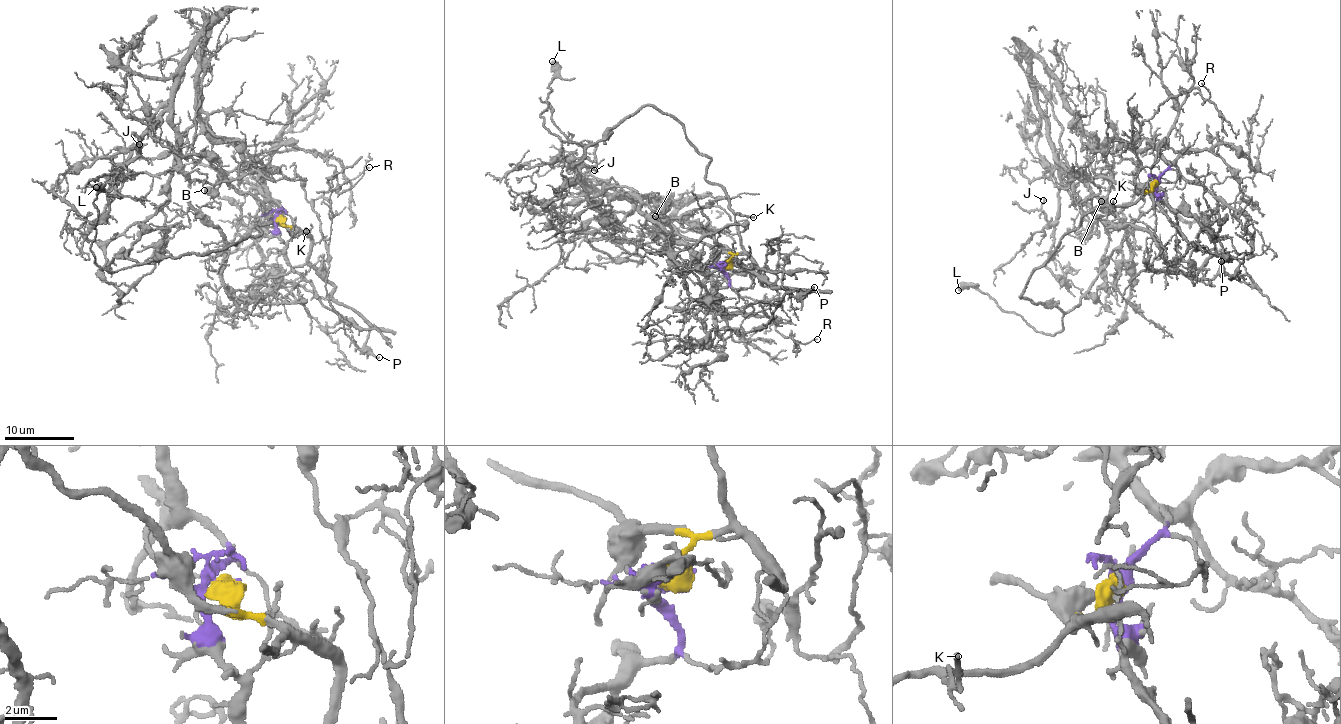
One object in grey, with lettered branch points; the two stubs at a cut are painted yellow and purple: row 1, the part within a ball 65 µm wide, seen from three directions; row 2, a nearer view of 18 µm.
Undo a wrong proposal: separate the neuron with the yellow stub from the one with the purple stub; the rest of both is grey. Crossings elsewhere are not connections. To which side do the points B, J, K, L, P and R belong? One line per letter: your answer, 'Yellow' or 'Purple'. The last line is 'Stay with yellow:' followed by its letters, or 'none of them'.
B: Yellow
J: Purple
K: Yellow
L: Yellow
P: Yellow
R: Purple
Stay with yellow: B, K, L, P

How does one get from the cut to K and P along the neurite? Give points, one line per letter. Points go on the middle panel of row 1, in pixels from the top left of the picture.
K: (726, 267), (742, 248), (734, 215), (754, 218)
P: (726, 267), (742, 252), (754, 266), (751, 268), (772, 287), (793, 287), (806, 293), (802, 294), (814, 287)

